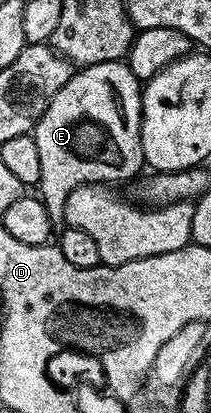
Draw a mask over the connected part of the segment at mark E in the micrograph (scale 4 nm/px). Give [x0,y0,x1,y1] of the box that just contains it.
[33,61,145,211]

